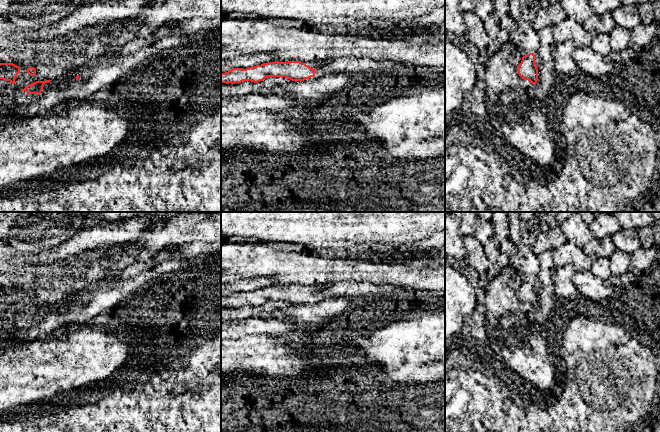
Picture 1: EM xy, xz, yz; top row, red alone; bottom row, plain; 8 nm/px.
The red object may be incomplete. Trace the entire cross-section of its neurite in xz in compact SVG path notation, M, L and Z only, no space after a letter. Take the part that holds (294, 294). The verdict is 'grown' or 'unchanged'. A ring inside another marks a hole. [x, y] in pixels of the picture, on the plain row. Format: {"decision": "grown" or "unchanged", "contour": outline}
{"decision": "grown", "contour": "M341 281L328 286L322 285L288 285L269 286L246 293L233 292L221 298L221 307L235 308L244 305L258 307L267 301L285 301L292 305L314 305L325 299L354 297L371 290L382 293L399 293L401 288L392 285L374 285L363 282Z"}

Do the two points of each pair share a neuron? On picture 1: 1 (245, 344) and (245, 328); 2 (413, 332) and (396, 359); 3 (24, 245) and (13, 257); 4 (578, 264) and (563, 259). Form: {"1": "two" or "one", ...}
{"1": "two", "2": "one", "3": "two", "4": "one"}

